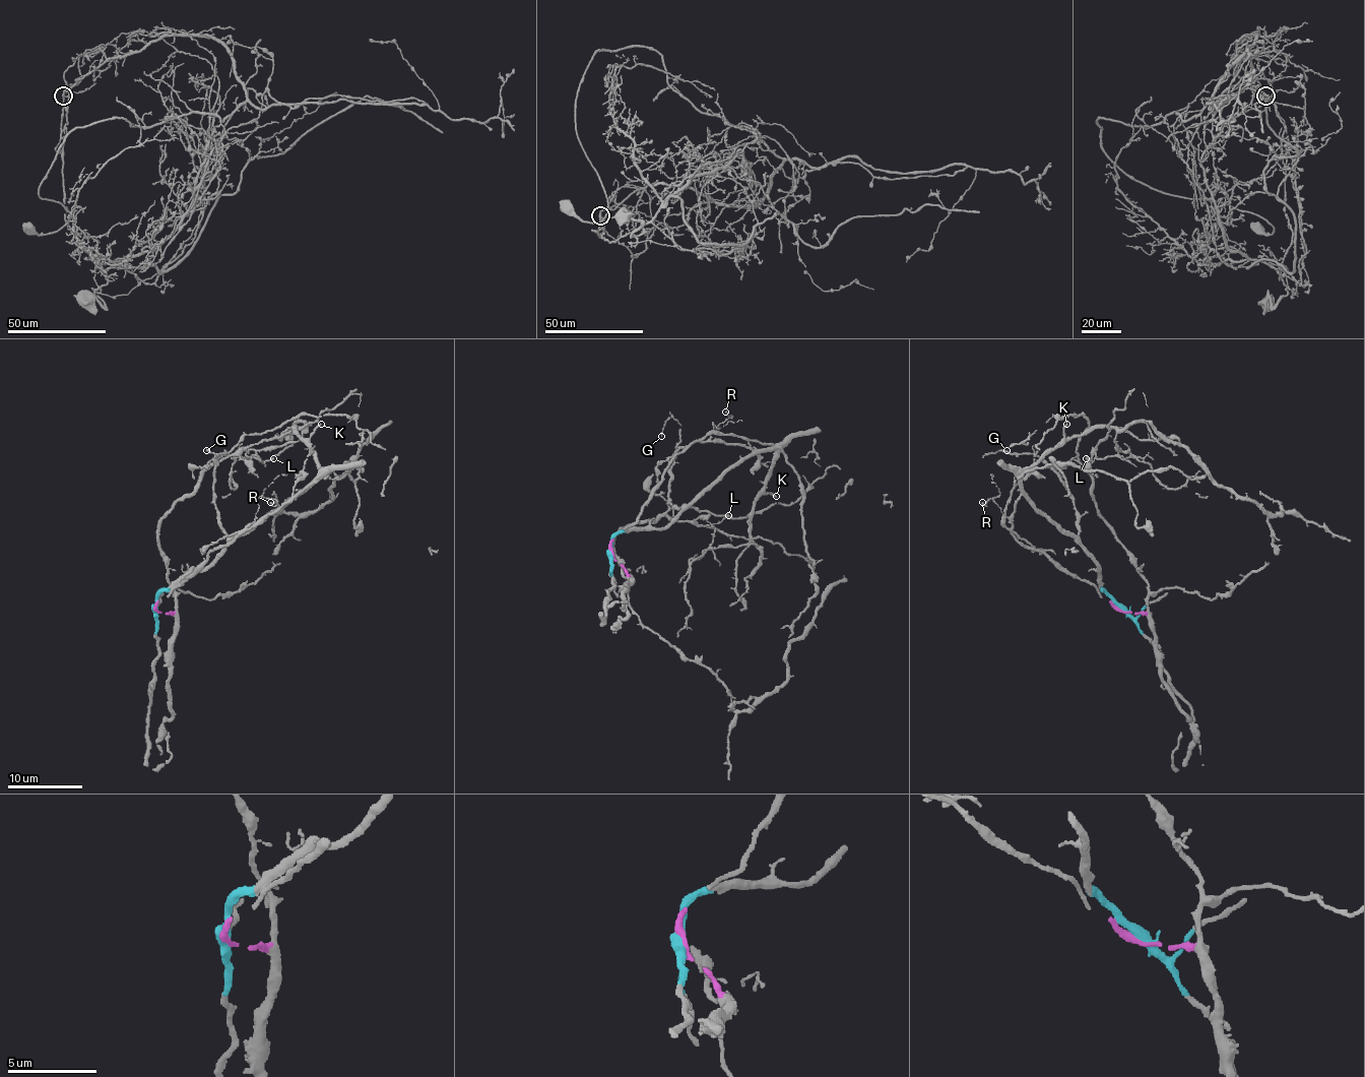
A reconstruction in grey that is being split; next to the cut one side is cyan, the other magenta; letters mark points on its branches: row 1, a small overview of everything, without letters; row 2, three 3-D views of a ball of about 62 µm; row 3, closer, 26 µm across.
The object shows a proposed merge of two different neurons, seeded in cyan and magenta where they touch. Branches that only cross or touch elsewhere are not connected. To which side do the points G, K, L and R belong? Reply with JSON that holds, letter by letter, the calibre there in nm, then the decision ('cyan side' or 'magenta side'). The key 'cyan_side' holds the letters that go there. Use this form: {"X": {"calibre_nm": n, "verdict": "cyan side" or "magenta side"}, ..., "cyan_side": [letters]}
{"G": {"calibre_nm": 110, "verdict": "cyan side"}, "K": {"calibre_nm": 180, "verdict": "cyan side"}, "L": {"calibre_nm": 160, "verdict": "magenta side"}, "R": {"calibre_nm": 120, "verdict": "cyan side"}, "cyan_side": ["G", "K", "R"]}

